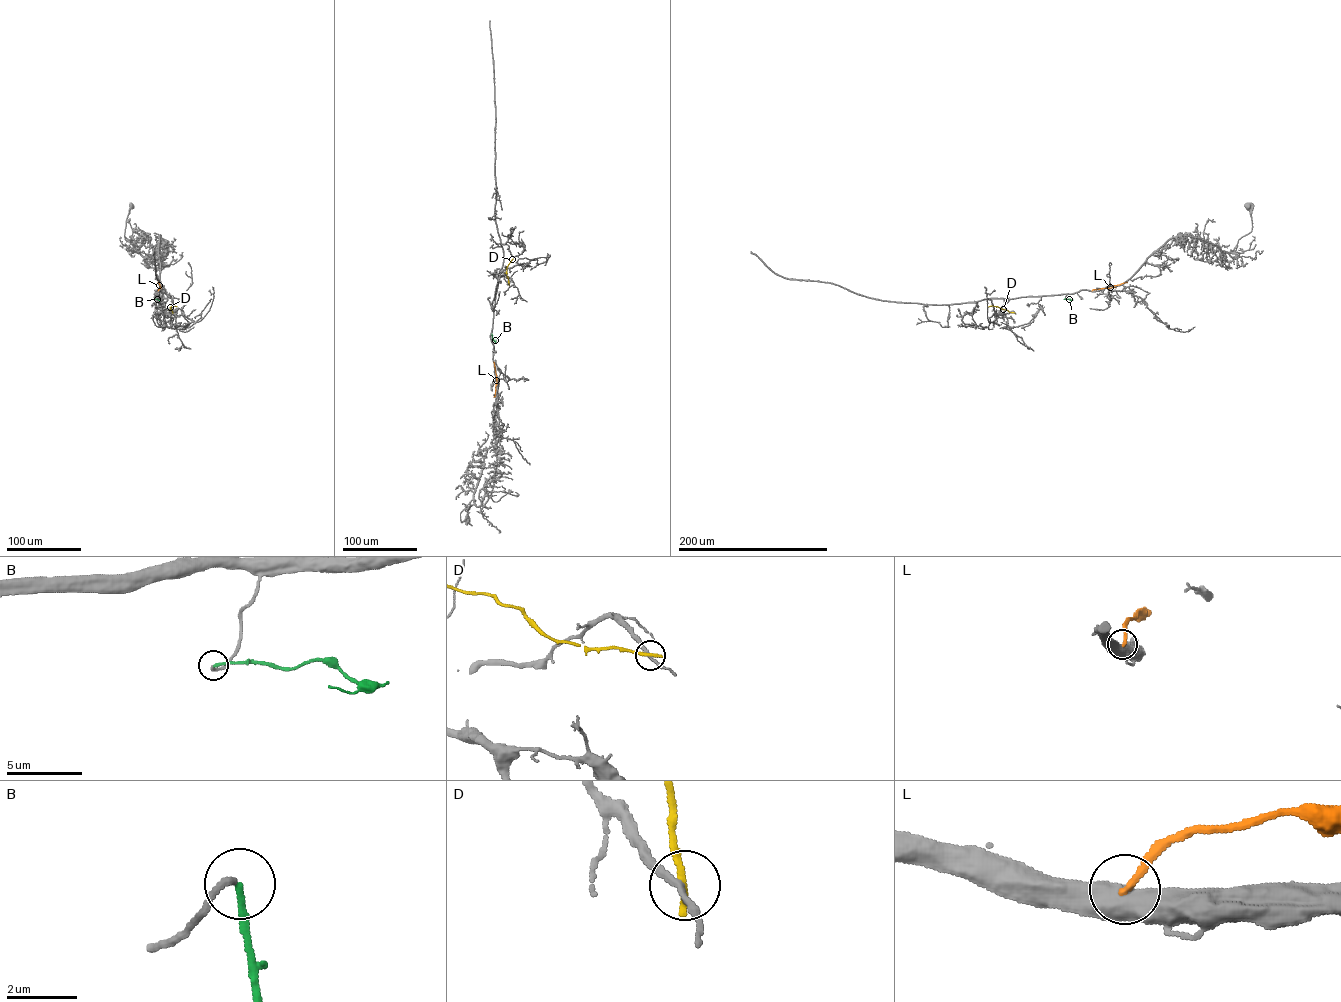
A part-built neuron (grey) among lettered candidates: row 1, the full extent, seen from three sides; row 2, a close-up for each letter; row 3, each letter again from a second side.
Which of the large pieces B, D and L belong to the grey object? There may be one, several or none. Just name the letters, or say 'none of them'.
B

